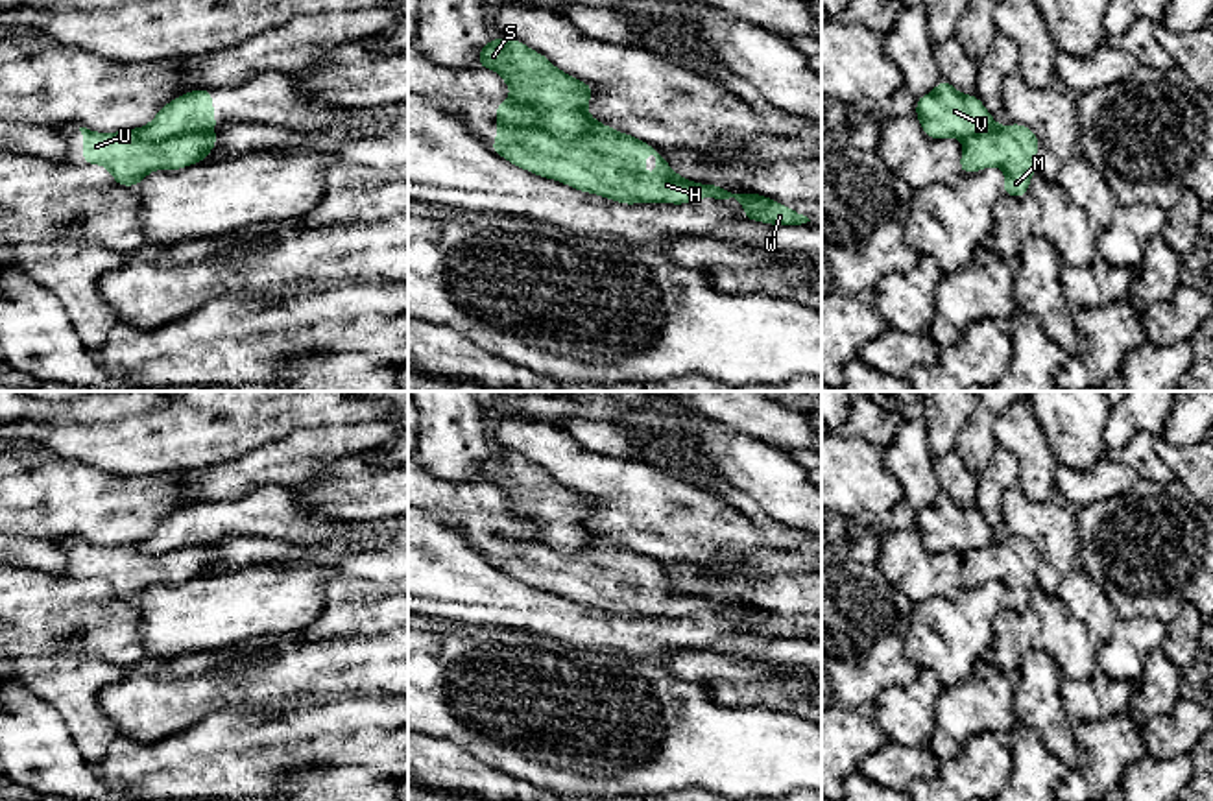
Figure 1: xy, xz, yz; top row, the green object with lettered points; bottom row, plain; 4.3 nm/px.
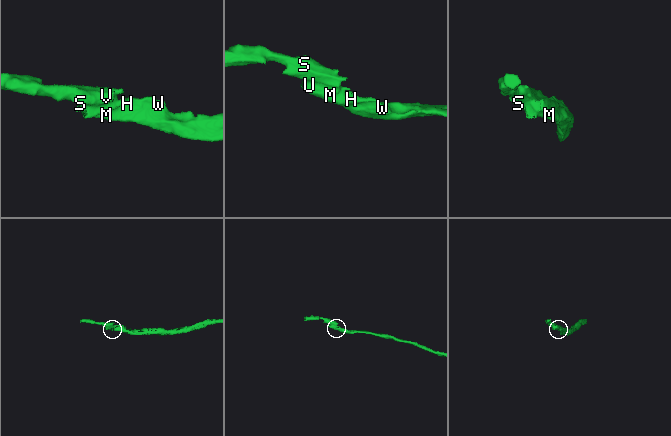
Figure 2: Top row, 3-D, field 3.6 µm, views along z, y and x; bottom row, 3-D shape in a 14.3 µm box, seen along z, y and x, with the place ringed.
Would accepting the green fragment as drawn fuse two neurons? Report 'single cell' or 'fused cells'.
fused cells

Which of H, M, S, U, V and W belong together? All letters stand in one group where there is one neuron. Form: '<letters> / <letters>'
H M U W / S V

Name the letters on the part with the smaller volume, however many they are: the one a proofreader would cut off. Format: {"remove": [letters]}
{"remove": ["S", "V"]}

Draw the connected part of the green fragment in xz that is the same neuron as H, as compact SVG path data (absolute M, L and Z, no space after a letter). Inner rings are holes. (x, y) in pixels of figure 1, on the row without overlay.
M515 511L497 517L497 556L487 559L493 567L539 591L624 618L683 618L702 611L739 613L750 635L766 635L768 639L811 635L790 620L755 605L731 605L716 596L691 596L672 585L659 559L604 537L591 539L580 556L554 550L543 544L535 526L524 522ZM646 565L655 567L659 581L655 589L643 585Z

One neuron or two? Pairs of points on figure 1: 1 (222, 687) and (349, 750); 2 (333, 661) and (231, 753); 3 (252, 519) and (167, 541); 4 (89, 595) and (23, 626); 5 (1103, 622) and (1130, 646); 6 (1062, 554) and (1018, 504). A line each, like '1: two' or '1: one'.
1: two
2: two
3: one
4: one
5: two
6: one

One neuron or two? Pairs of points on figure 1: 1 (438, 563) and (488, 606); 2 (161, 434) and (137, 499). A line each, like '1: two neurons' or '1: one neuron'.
1: one neuron
2: two neurons

